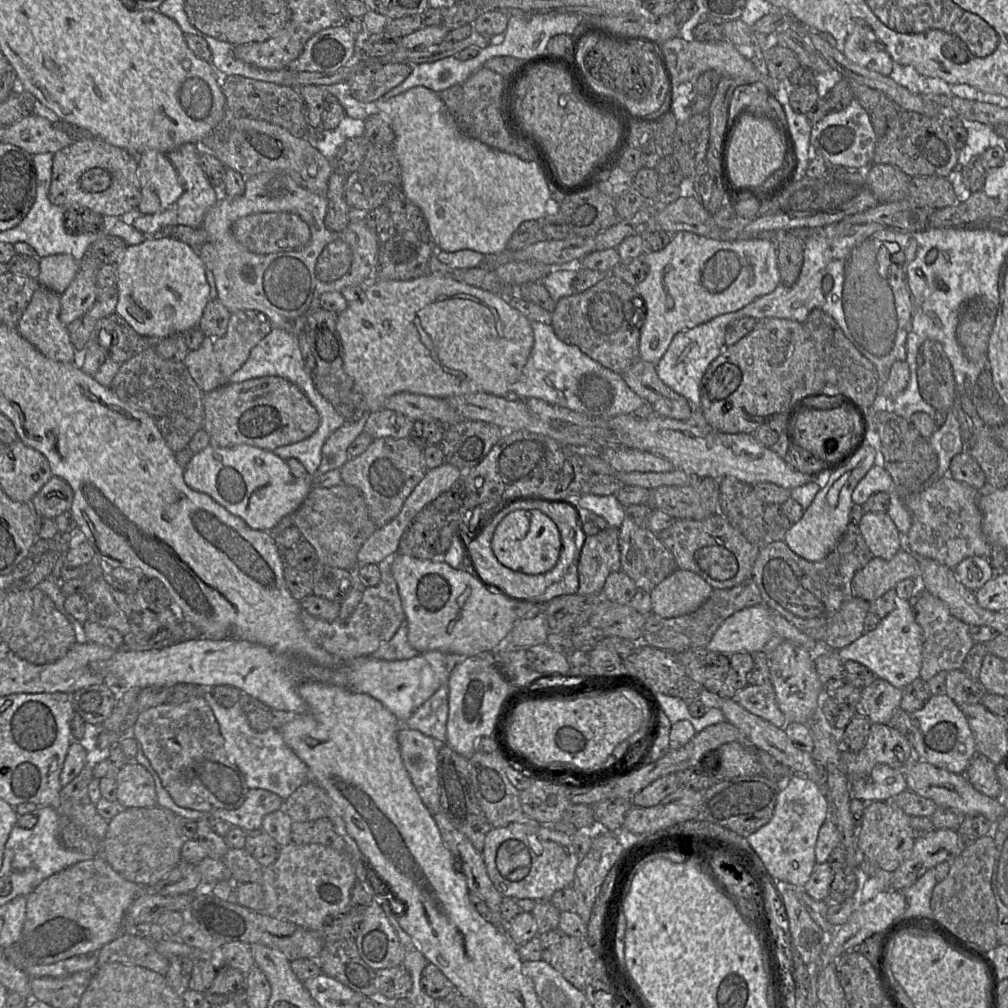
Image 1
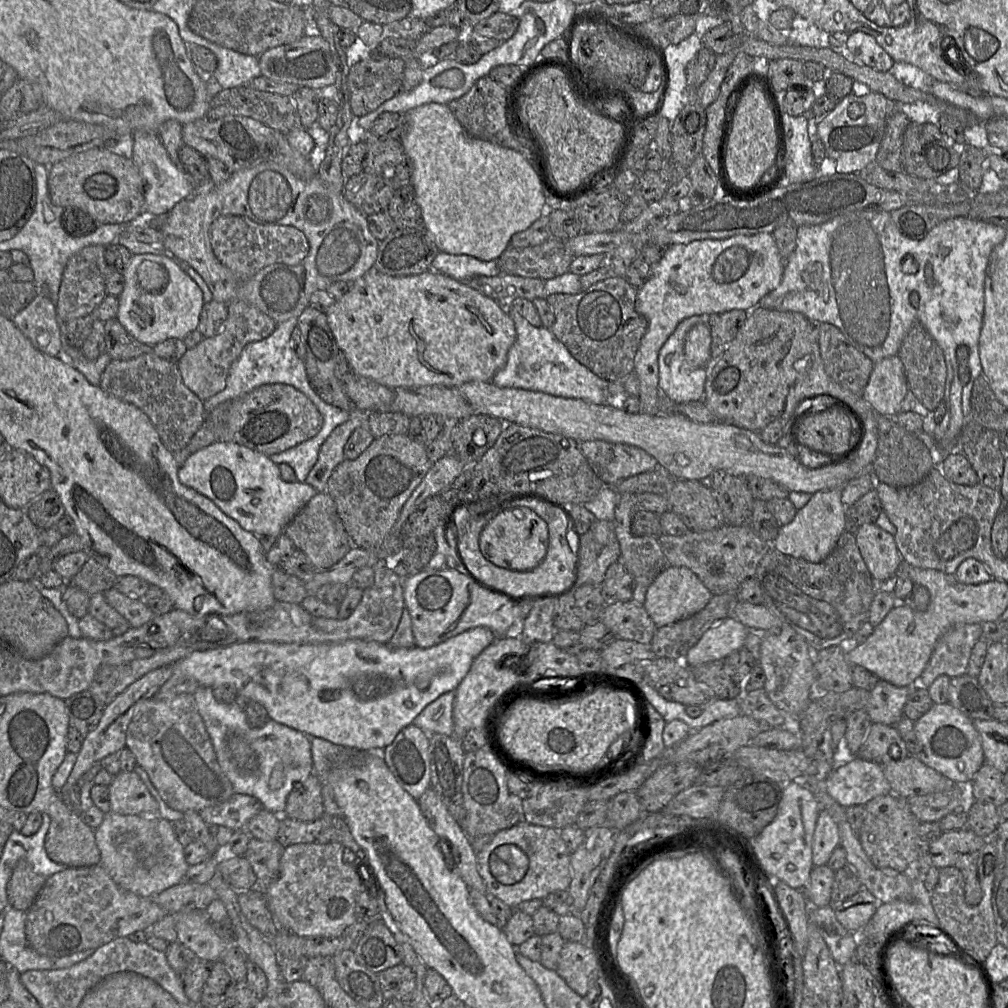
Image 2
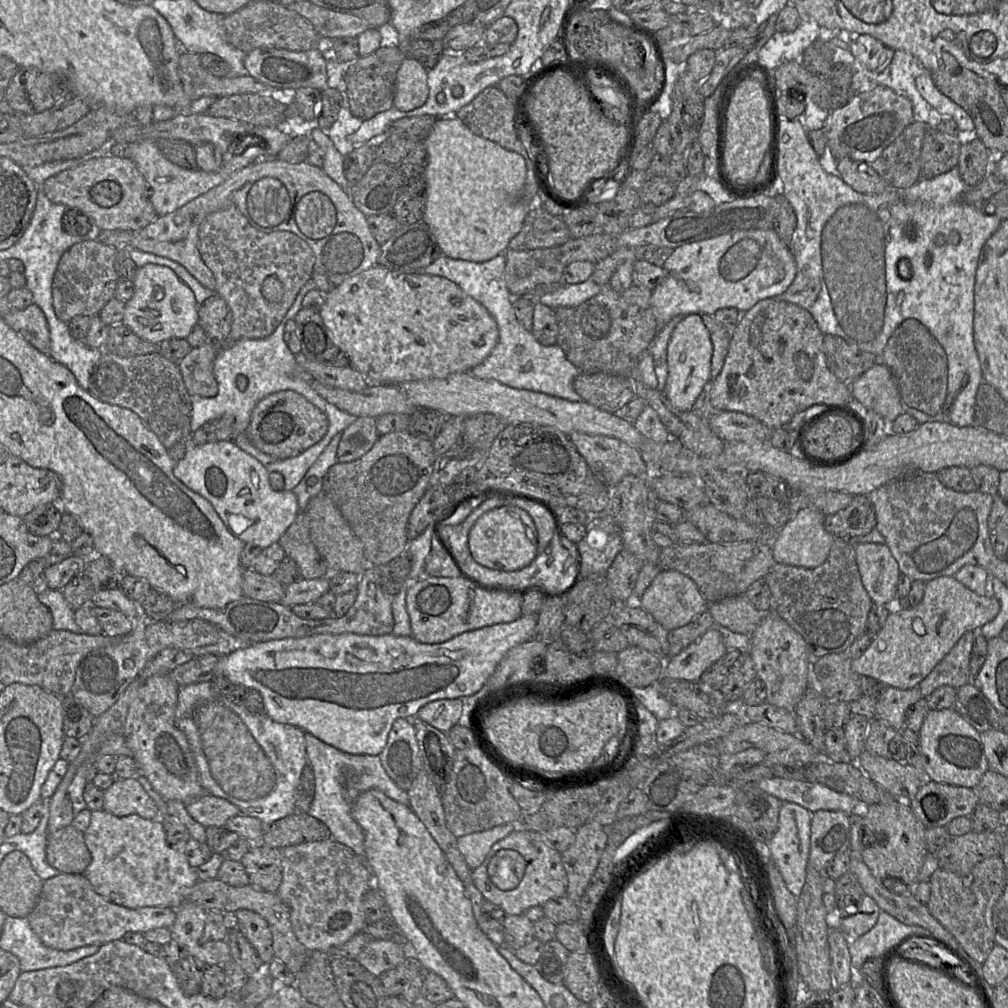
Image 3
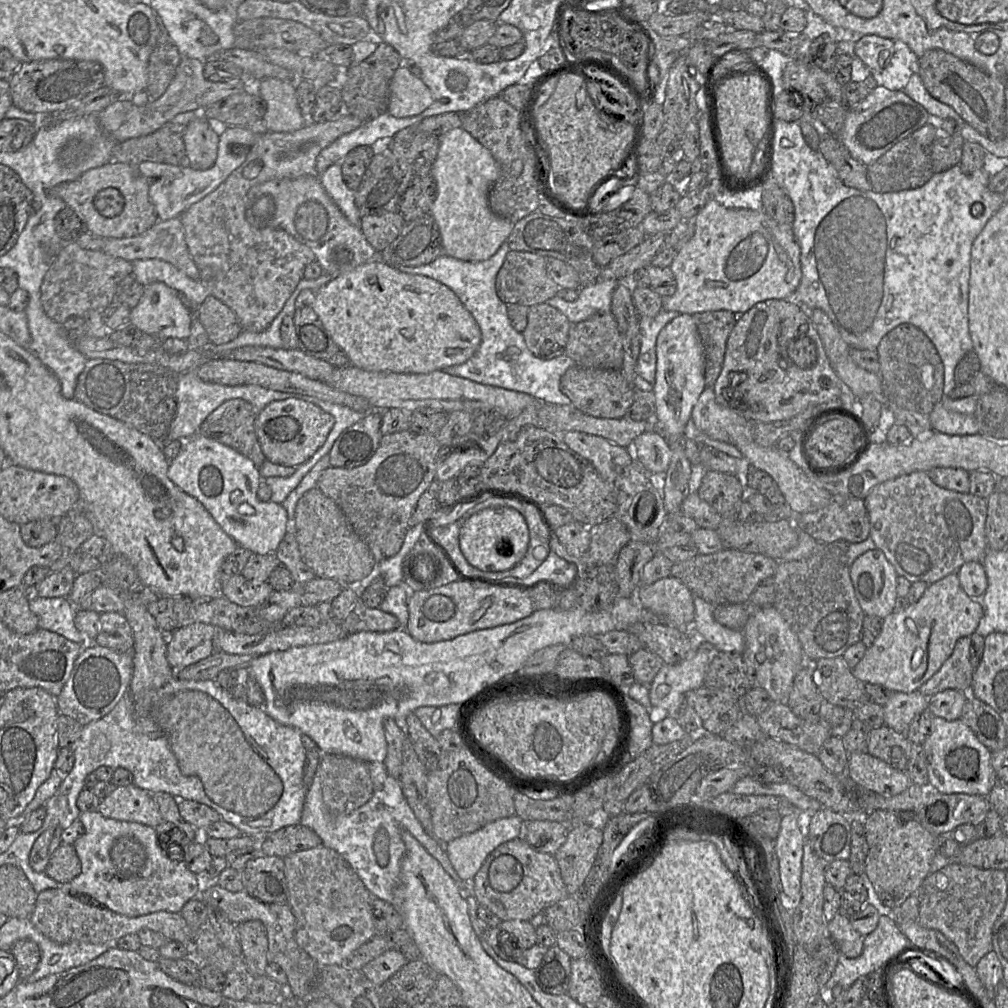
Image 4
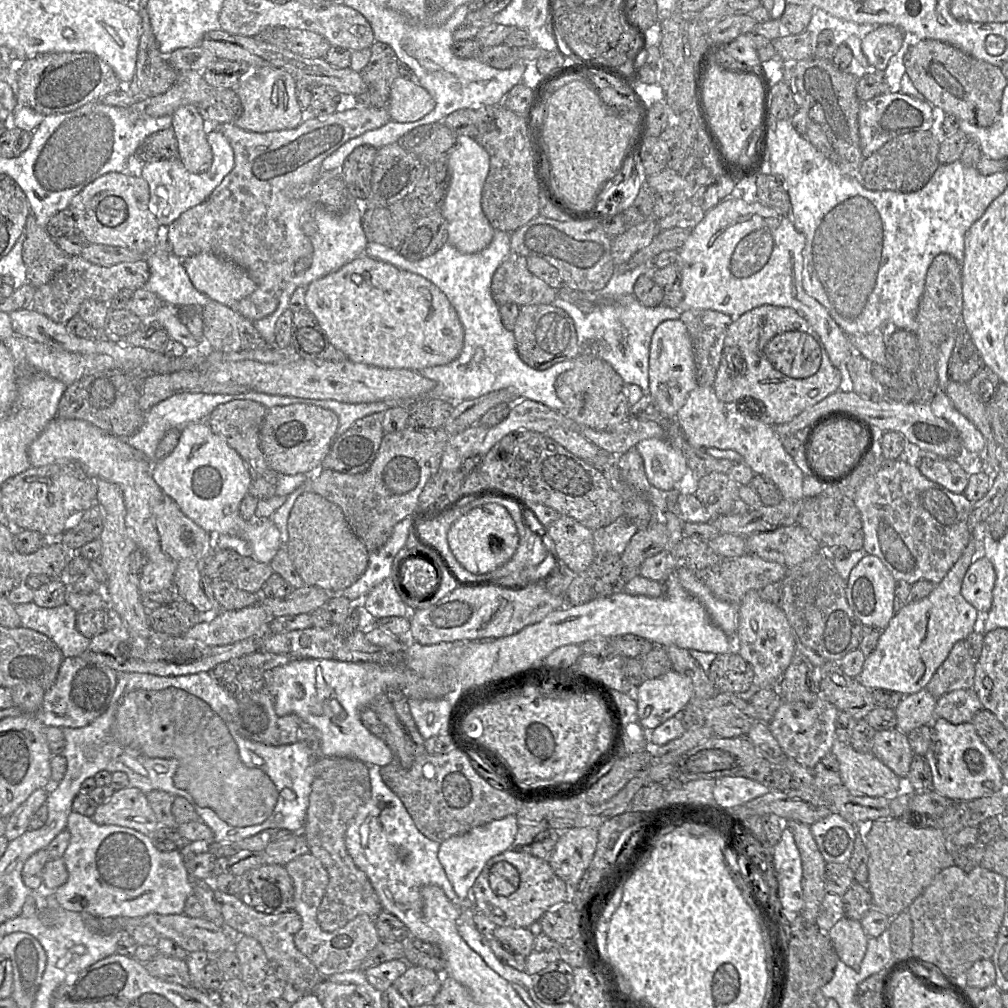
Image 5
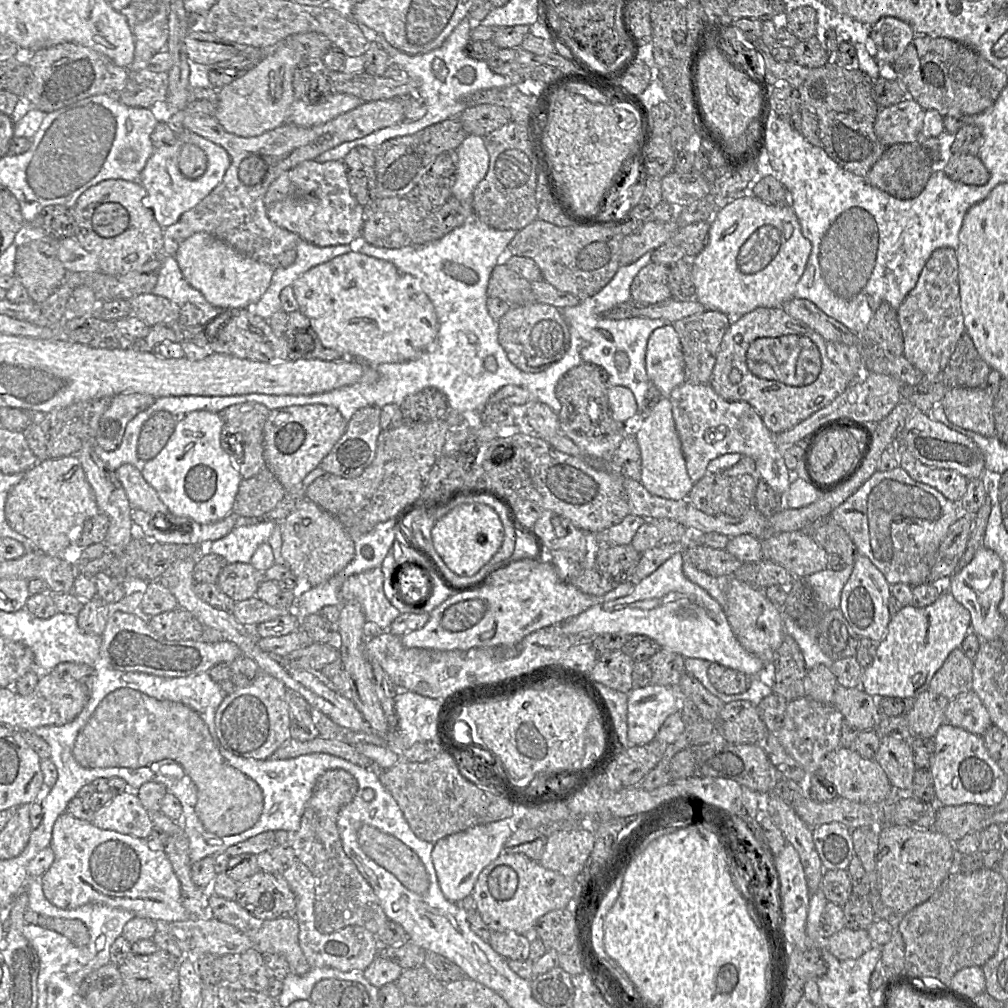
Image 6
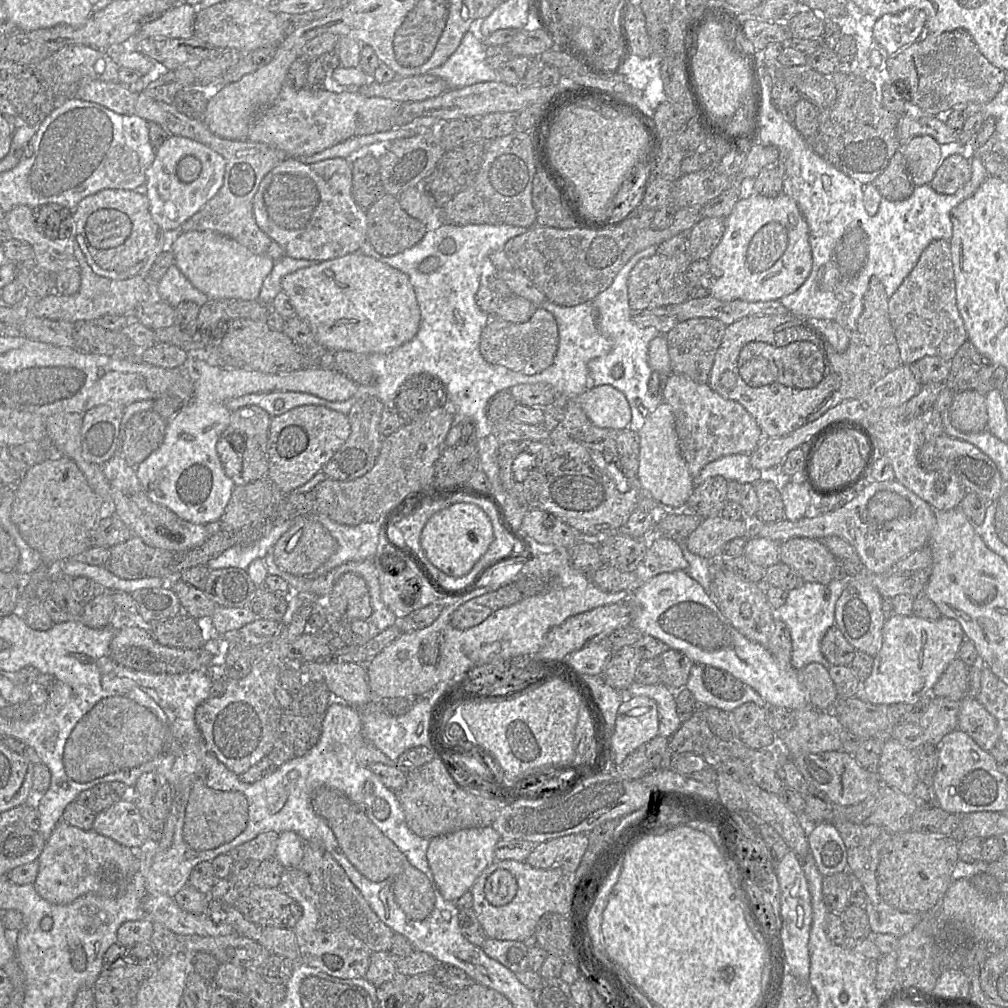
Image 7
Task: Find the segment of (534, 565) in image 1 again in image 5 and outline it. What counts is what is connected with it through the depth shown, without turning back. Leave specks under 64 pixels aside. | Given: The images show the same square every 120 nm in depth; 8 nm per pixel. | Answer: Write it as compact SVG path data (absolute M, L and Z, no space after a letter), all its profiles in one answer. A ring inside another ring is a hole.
M487 503L487 504L483 504L481 506L475 507L474 509L471 509L468 513L461 516L459 519L457 519L452 524L452 526L450 527L448 534L447 534L447 542L448 542L448 545L449 545L449 548L452 552L452 554L454 555L454 557L460 564L459 566L461 566L464 570L466 570L467 572L470 572L472 574L482 575L482 574L487 574L487 573L497 569L498 567L505 564L507 561L509 561L511 559L511 557L514 555L514 553L518 547L519 540L520 540L518 527L517 527L517 524L516 524L514 518L510 515L511 512L512 511L510 509L508 509L504 506L502 507L497 504Z

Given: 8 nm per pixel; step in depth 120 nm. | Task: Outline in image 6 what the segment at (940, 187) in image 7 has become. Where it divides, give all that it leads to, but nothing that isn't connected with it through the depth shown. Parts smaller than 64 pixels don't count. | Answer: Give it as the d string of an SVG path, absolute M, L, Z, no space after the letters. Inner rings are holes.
M969 153L952 154L943 170L951 180L966 185L984 185L990 178L980 158Z

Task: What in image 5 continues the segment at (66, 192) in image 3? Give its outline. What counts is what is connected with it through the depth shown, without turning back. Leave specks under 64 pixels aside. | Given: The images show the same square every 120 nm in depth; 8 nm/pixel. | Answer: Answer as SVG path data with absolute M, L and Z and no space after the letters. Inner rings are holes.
M109 172L107 174L102 175L101 177L97 178L86 187L84 187L77 195L75 195L68 207L74 214L79 234L85 239L86 242L91 244L103 244L108 246L117 246L122 248L127 248L133 252L138 252L141 254L148 254L160 240L160 235L162 234L162 229L166 228L167 226L161 226L155 214L153 213L153 208L150 205L150 189L147 181L141 177L138 173L135 172Z

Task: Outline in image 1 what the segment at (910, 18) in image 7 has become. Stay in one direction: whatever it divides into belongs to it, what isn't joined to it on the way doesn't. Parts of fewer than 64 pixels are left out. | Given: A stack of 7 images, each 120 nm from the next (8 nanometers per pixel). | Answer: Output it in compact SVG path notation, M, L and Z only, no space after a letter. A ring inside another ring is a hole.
M857 23L844 45L844 55L851 62L889 76L894 61L886 52L874 45L875 36L866 23Z

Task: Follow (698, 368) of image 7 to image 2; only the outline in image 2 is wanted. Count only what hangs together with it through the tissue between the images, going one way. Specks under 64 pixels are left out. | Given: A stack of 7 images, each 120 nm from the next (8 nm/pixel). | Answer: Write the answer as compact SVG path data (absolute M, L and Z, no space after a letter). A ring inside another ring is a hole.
M734 309L720 314L709 315L709 328L712 336L712 360L718 360L721 357L744 324L748 312Z

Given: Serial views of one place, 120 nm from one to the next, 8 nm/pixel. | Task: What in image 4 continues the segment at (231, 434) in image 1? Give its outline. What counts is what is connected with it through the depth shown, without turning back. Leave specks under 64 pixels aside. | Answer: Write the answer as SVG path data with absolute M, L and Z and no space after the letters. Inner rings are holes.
M288 398L266 405L257 415L255 431L268 461L282 466L298 467L325 443L334 424L335 418L319 406L304 400Z

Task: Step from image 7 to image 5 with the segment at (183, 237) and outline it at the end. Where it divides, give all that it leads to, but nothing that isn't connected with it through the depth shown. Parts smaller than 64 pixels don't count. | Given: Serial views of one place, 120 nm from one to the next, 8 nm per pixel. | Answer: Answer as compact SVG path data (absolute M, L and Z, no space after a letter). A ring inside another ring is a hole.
M212 253L187 257L183 259L183 265L199 292L229 307L256 289L255 282L245 269Z

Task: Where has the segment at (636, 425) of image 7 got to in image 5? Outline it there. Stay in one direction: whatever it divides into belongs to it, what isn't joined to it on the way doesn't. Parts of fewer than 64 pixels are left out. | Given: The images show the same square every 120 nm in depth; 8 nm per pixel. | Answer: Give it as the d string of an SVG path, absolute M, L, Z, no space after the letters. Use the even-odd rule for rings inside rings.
M644 264L641 266L638 266L632 270L618 270L618 268L616 267L616 271L615 273L612 275L611 279L609 280L609 282L606 284L606 286L601 289L599 291L600 295L602 298L606 298L606 299L615 299L615 302L613 304L610 305L605 305L605 306L600 306L599 309L595 309L592 313L590 314L584 314L581 310L579 310L575 305L573 305L572 303L567 302L566 300L563 300L561 298L556 298L553 303L551 305L558 307L560 309L562 309L563 311L565 311L573 320L574 326L575 326L575 330L577 333L577 340L579 343L579 346L581 347L581 354L596 354L599 358L601 358L602 360L606 361L607 363L609 363L613 369L622 377L623 381L626 383L626 385L630 385L630 384L635 384L638 385L642 391L645 394L650 393L649 392L649 352L650 352L650 343L651 343L651 338L652 335L655 331L655 329L657 328L657 326L666 321L666 320L674 320L674 319L679 319L680 315L681 315L681 311L678 309L673 309L670 307L666 307L664 305L659 305L656 307L646 307L644 305L642 305L634 296L633 294L633 288L634 288L634 284L636 282L636 280L643 274L650 274L650 272L653 269L660 269L660 268L653 268L652 264ZM589 344L596 344L596 350L595 352L583 352L584 347L589 345Z

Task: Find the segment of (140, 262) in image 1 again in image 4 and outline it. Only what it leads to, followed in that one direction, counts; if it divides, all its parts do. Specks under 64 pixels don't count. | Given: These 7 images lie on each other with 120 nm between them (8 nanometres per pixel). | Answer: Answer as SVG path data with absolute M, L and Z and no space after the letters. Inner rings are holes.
M163 282L144 287L140 302L131 309L130 323L163 340L187 340L194 317L182 296Z

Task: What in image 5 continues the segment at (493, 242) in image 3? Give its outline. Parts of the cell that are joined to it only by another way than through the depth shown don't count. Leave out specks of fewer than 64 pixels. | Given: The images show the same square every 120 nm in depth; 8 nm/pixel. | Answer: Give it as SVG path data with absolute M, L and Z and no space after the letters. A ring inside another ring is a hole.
M457 135L456 143L448 155L449 181L440 211L447 222L447 242L465 254L478 253L492 241L494 228L481 207L481 194L489 172L487 151L475 138Z

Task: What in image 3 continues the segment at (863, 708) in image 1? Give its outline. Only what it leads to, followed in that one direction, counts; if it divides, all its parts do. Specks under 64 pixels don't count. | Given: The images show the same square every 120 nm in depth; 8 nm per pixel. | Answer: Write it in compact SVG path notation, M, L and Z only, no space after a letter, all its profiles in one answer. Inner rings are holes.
M886 687L877 698L875 719L901 731L905 728L906 710L921 698L918 687L907 690Z

